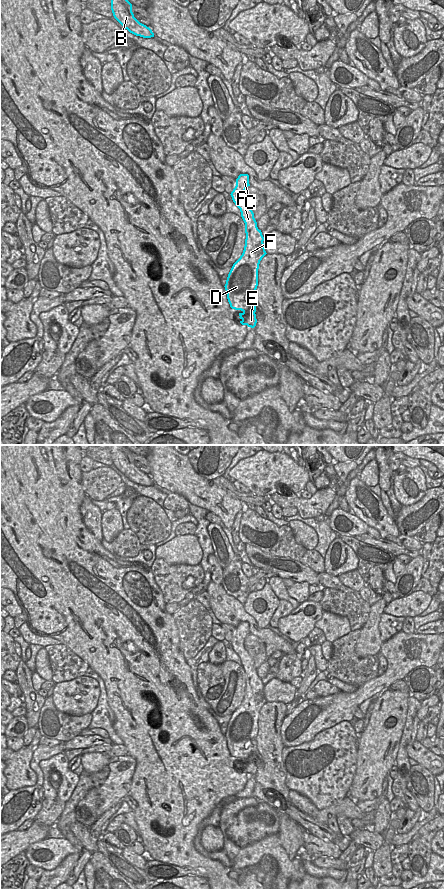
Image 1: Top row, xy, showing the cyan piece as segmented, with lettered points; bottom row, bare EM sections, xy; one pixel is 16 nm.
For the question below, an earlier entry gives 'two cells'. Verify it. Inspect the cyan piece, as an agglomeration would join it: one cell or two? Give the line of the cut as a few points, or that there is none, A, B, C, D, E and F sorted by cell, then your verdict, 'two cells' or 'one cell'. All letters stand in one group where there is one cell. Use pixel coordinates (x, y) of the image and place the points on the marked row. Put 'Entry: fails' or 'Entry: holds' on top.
Entry: fails
no cut; A B C D E F; one cell

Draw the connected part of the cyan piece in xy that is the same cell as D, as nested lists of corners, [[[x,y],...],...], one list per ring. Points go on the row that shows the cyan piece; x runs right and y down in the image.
[[[240,174],[230,194],[245,223],[246,239],[243,253],[233,264],[224,287],[230,307],[242,311],[239,313],[240,323],[254,328],[257,323],[255,312],[258,305],[258,269],[260,261],[267,253],[263,243],[264,237],[257,227],[254,213],[244,200],[244,192],[248,186],[249,175]]]

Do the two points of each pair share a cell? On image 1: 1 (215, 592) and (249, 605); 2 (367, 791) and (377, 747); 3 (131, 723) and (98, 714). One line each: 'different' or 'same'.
1: different
2: same
3: different

